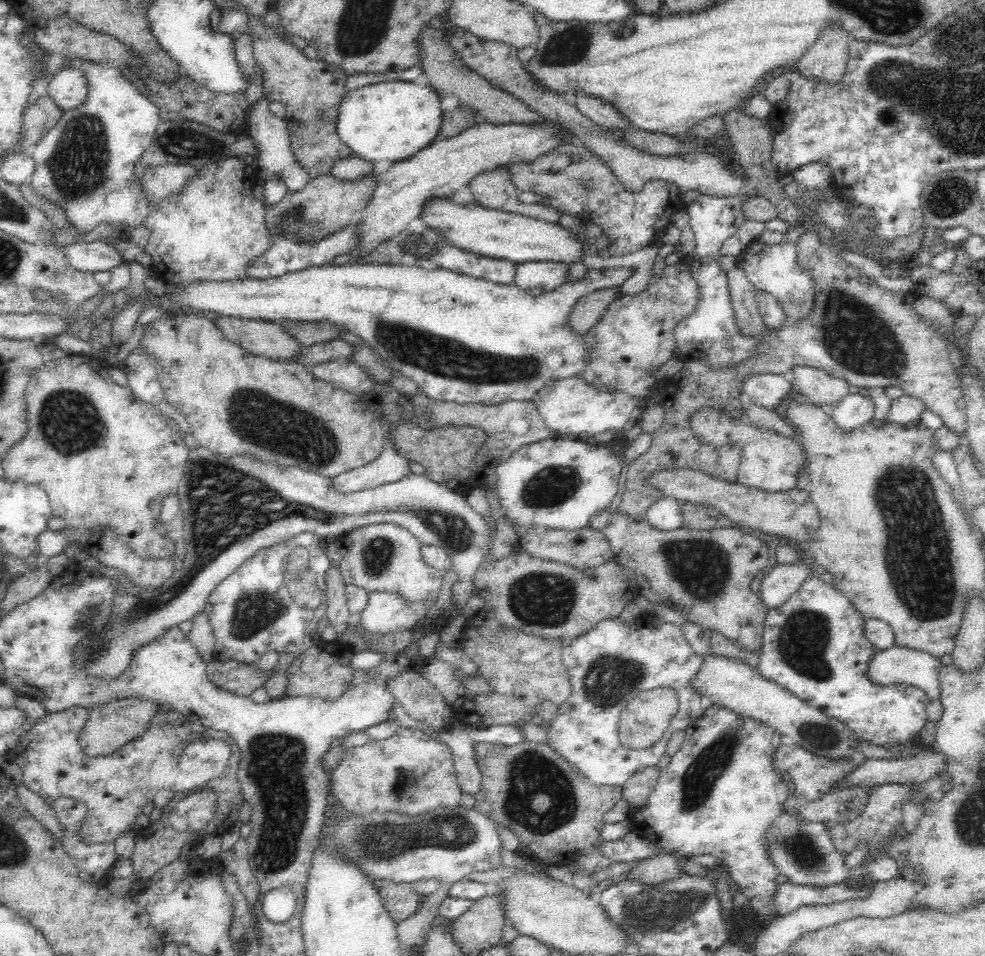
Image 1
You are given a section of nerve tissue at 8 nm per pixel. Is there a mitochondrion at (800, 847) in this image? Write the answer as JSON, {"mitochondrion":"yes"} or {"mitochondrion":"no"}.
{"mitochondrion":"yes"}

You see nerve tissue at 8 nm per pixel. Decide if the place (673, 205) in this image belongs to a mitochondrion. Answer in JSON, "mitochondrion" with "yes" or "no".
{"mitochondrion":"no"}

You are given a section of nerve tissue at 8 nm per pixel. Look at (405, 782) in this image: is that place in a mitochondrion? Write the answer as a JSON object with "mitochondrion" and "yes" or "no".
{"mitochondrion":"yes"}

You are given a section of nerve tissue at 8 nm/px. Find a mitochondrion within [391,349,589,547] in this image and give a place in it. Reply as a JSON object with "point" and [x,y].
{"point":[549,487]}

